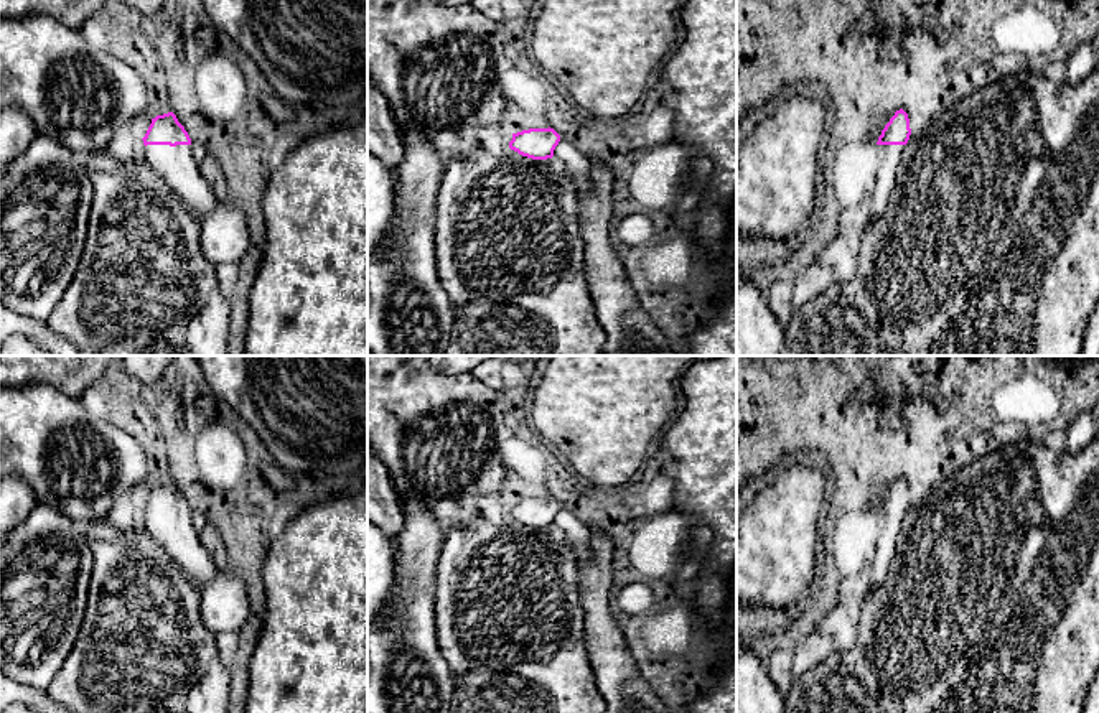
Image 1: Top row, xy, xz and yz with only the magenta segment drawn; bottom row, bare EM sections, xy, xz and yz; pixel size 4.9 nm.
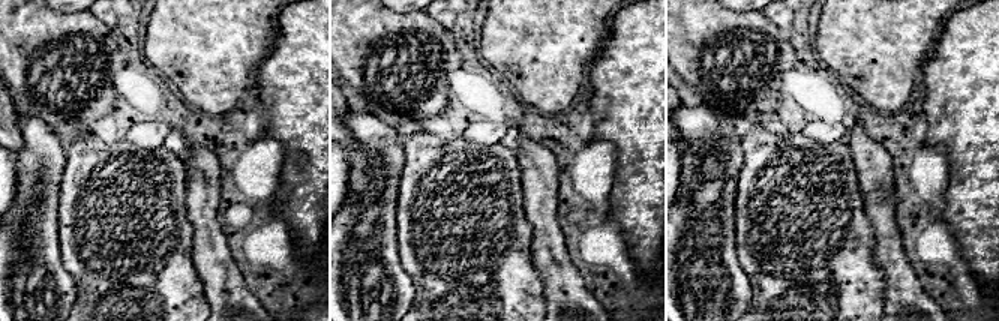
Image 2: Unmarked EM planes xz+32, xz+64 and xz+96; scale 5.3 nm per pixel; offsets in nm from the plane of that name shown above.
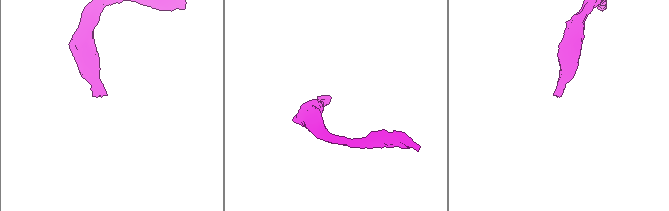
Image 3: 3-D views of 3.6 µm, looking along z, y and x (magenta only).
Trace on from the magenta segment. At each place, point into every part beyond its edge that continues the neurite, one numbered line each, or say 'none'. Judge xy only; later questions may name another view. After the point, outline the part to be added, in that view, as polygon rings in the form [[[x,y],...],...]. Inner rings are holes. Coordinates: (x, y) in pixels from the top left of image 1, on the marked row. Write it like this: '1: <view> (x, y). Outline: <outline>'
1: xy (177, 165). Outline: [[[147,145],[145,155],[173,194],[185,203],[194,221],[203,226],[221,201],[201,175],[191,145]]]

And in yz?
1: yz (888, 157). Outline: [[[877,145],[877,171],[873,191],[870,194],[872,209],[868,219],[880,217],[886,209],[888,198],[893,194],[896,184],[903,148],[905,145]]]

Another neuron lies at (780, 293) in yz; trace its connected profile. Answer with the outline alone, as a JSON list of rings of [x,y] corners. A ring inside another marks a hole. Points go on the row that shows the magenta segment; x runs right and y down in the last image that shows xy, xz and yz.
[[[776,280],[768,288],[768,305],[773,311],[774,318],[779,321],[781,326],[788,326],[794,316],[794,305],[793,305],[793,291],[794,282],[791,280]]]

